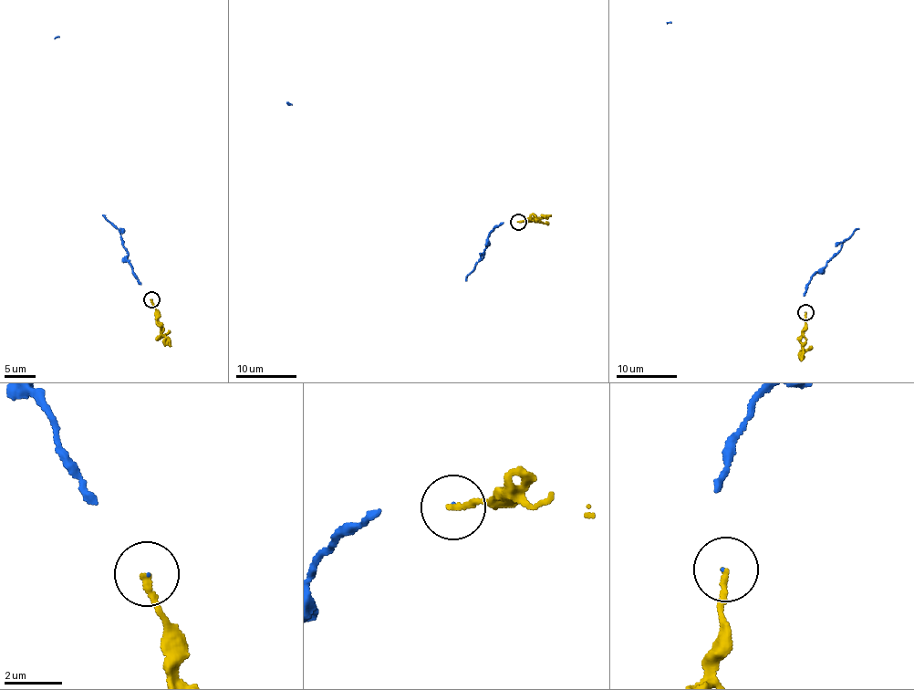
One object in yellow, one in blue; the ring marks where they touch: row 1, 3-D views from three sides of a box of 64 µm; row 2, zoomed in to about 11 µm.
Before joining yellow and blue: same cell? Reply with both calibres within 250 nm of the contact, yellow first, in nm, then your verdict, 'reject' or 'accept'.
calibres 200 and 20 nm; reject

